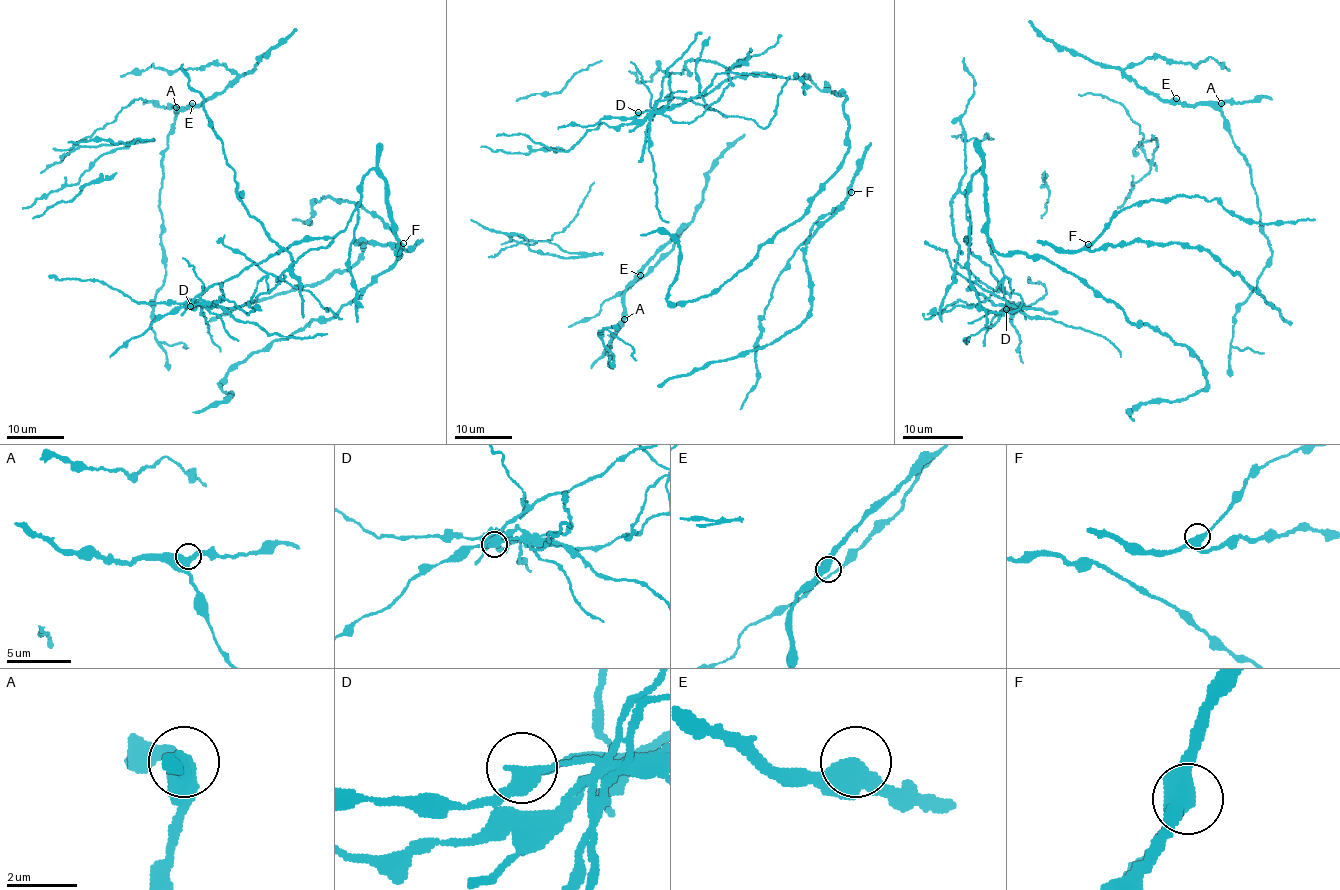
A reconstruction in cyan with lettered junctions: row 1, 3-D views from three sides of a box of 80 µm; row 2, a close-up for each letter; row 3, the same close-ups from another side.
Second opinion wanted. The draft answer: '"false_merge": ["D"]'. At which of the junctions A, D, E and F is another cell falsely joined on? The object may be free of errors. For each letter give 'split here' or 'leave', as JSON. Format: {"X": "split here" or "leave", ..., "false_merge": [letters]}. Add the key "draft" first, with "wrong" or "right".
{"draft": "right", "A": "leave", "D": "split here", "E": "leave", "F": "leave", "false_merge": ["D"]}

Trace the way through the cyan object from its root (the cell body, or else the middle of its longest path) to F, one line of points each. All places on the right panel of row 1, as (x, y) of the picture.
F: (1105, 245), (1091, 250), (1088, 244)

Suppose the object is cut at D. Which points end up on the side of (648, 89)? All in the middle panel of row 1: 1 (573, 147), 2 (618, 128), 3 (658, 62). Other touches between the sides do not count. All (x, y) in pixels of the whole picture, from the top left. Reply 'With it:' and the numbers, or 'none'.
With it: none

